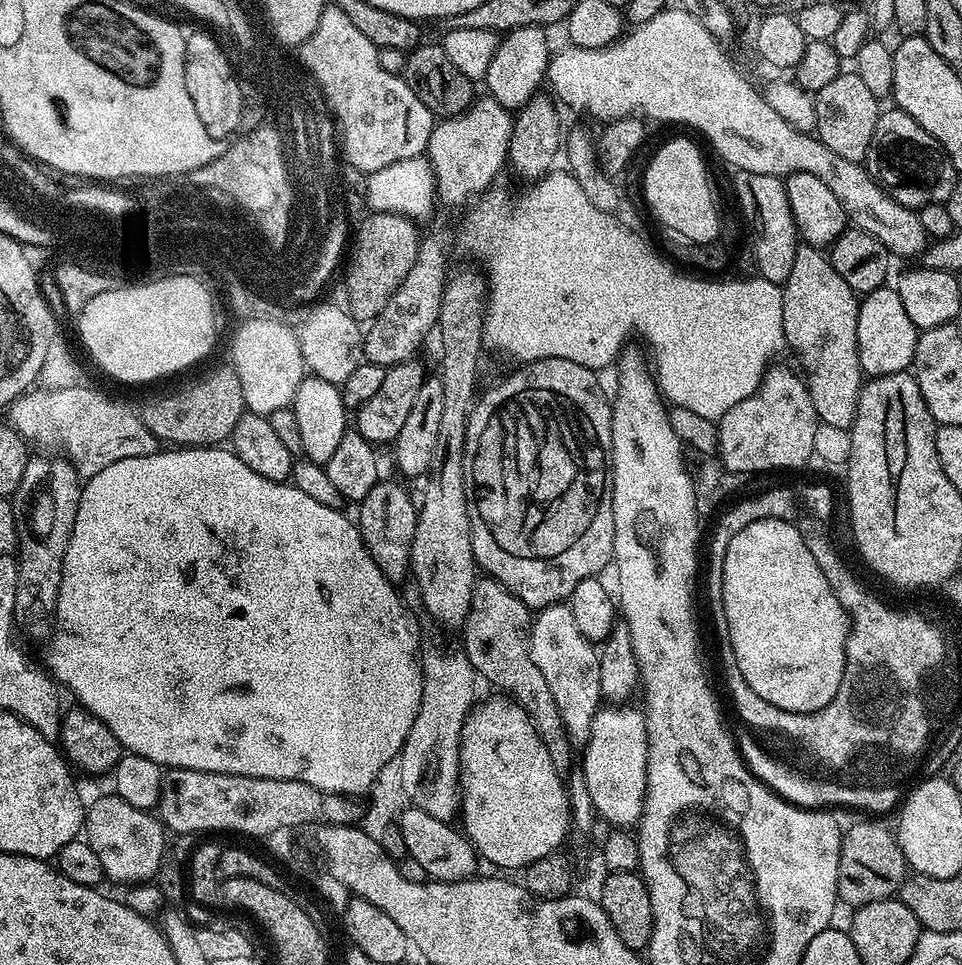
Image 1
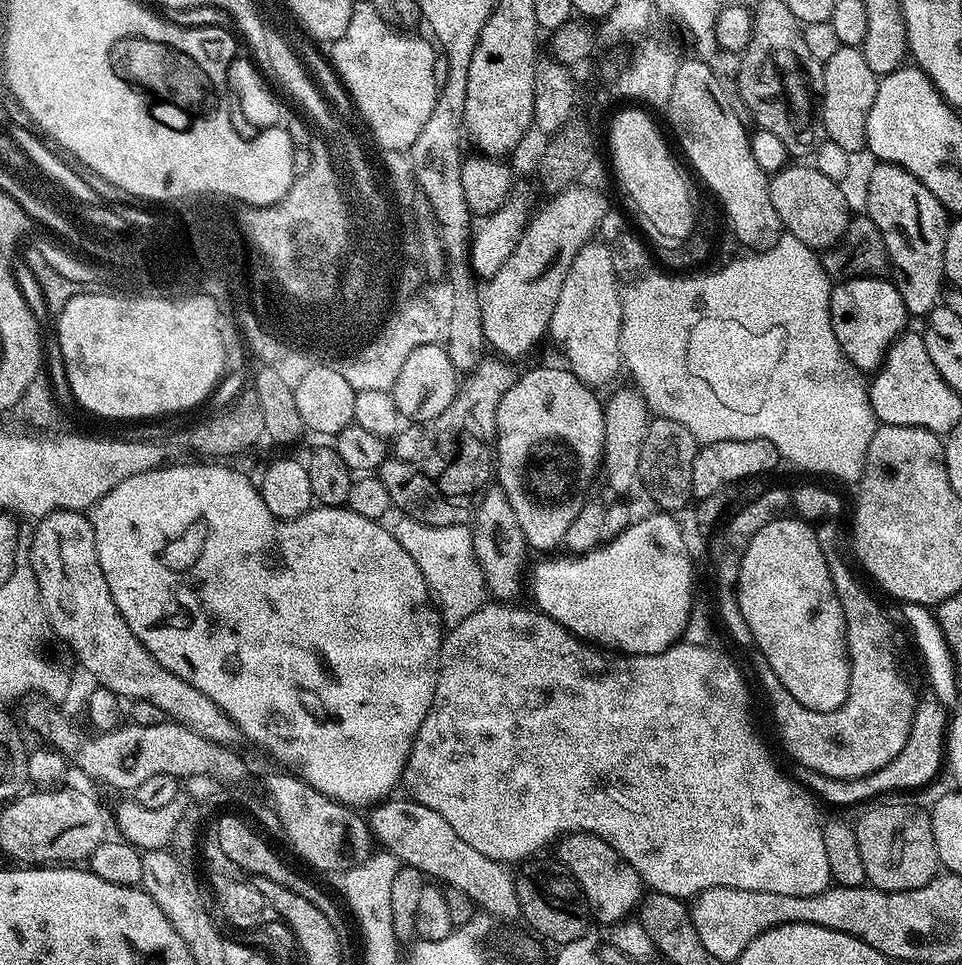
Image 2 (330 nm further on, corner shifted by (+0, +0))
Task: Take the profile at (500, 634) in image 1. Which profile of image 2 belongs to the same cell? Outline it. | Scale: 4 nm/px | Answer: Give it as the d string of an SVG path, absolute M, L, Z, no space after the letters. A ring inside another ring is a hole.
M499 486L489 487L479 497L470 527L474 554L482 566L482 574L488 584L489 593L500 602L515 601L515 596L520 592L520 583L524 580L526 541L518 526L518 518L514 518L514 510L510 510L510 502Z

